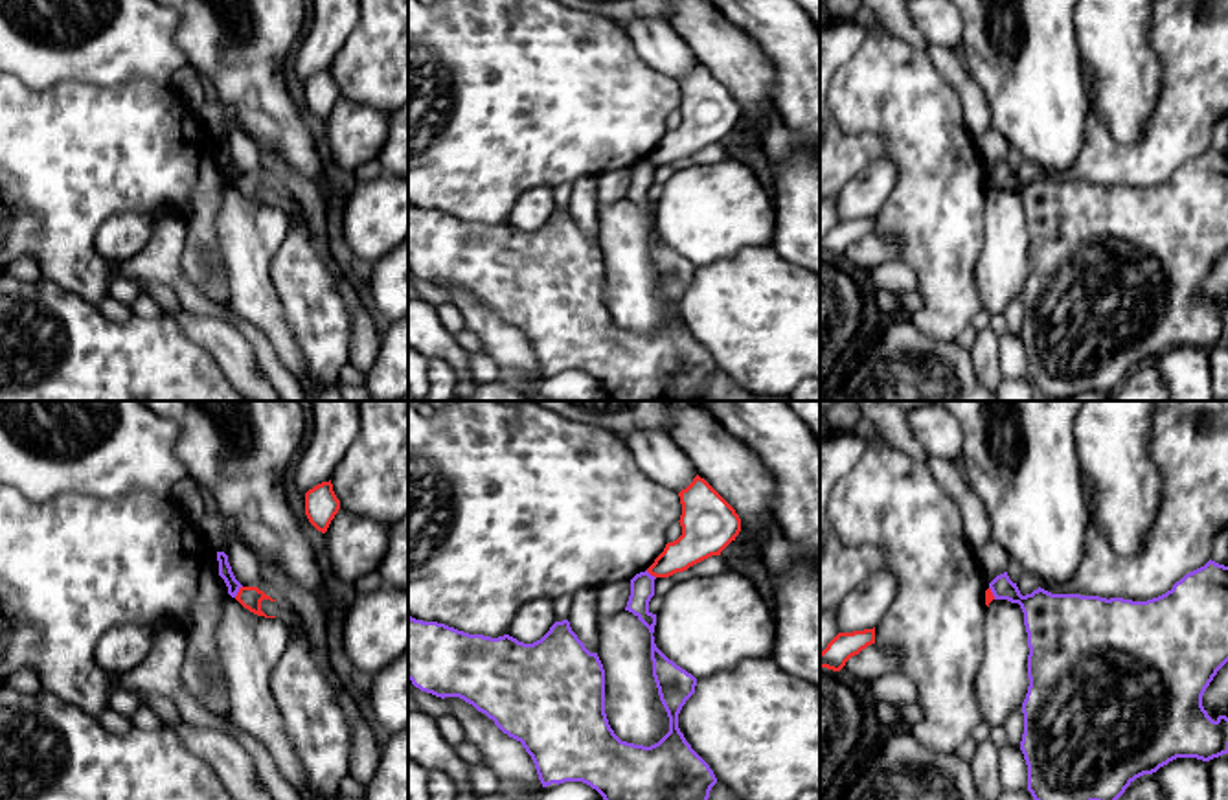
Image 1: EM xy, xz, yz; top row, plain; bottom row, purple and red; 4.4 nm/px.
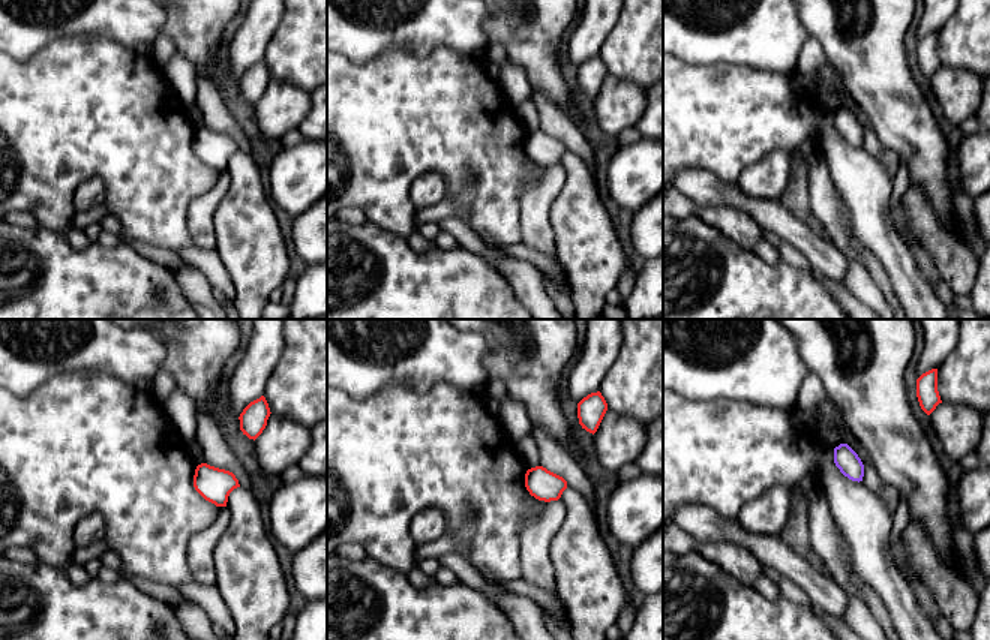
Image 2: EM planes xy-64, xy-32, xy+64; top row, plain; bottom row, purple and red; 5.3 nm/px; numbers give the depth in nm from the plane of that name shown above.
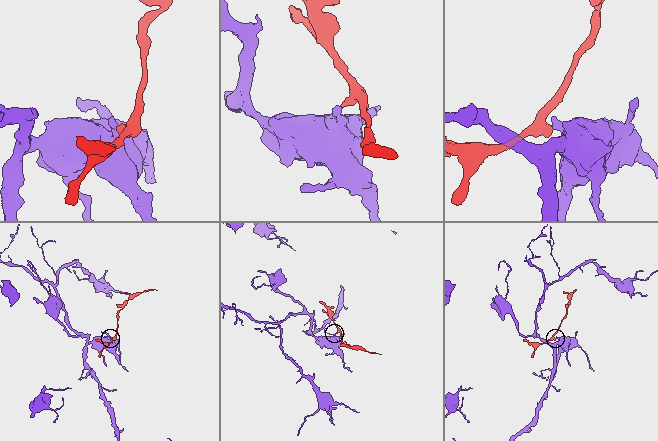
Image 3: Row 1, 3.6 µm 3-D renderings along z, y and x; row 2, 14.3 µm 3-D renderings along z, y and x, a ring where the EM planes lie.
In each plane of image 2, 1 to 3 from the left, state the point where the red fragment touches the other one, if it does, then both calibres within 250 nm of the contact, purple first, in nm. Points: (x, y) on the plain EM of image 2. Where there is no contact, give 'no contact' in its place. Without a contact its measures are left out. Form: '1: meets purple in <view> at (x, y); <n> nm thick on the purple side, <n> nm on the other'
1: no contact
2: no contact
3: no contact

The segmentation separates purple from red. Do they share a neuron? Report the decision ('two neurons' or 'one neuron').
two neurons

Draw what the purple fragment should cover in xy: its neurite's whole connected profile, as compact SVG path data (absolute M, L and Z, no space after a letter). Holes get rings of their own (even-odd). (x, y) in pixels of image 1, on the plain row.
M217 140L217 149L219 149L219 164L224 167L228 182L235 186L243 173L235 167L232 154L228 151L228 143L224 140Z

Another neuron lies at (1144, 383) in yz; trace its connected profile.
M1143 362L1131 370L1118 392L1107 401L1173 401L1165 381L1154 362Z

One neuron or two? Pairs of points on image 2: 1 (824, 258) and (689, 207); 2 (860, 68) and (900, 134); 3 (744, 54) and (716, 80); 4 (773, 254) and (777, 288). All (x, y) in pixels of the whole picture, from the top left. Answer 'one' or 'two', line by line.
1: two
2: one
3: two
4: two

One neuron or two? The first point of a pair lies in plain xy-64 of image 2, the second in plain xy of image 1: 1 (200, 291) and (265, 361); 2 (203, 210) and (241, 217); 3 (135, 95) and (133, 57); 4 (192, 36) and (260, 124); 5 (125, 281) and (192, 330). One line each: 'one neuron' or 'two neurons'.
1: two neurons
2: one neuron
3: two neurons
4: one neuron
5: two neurons

